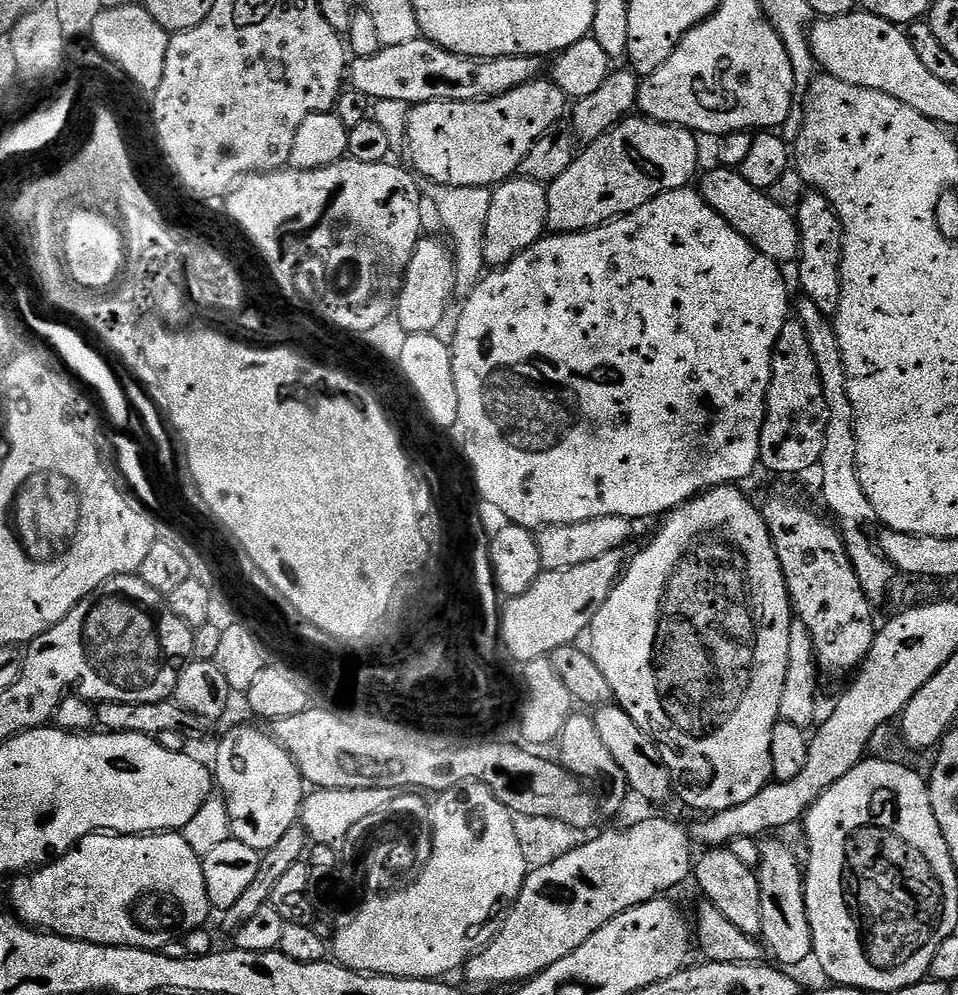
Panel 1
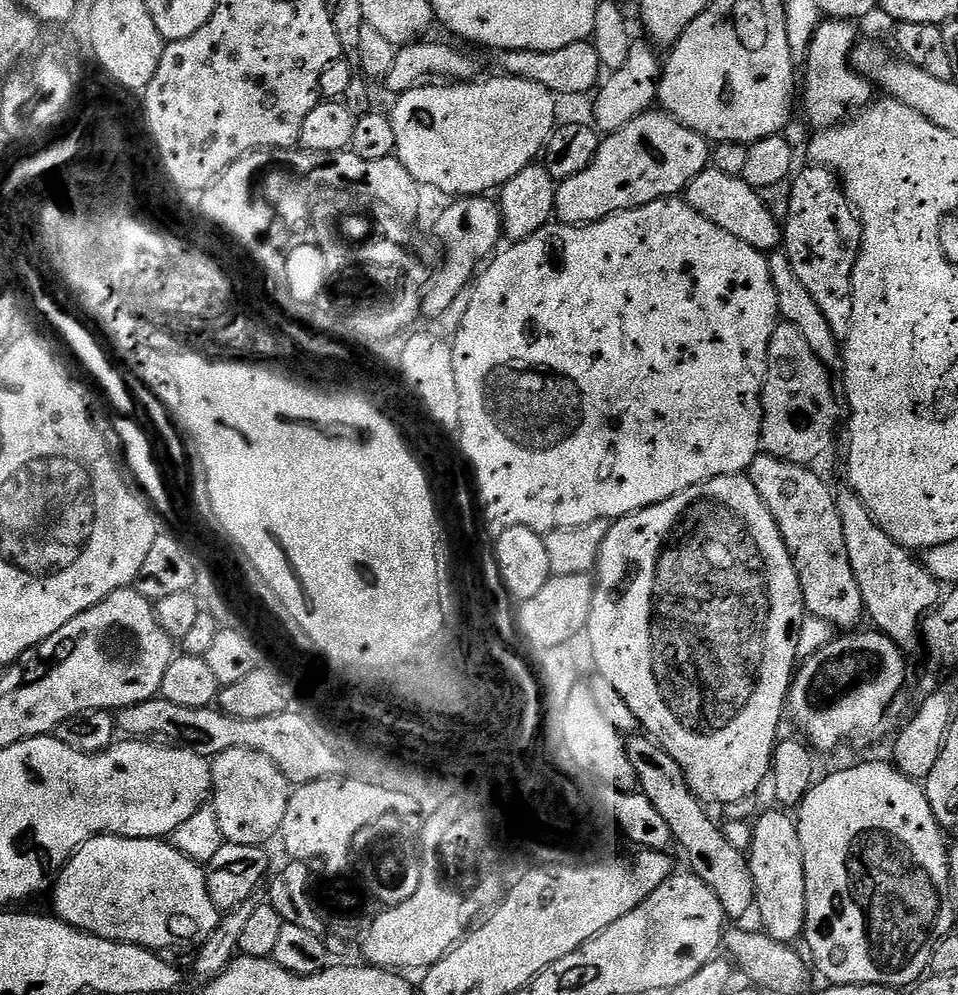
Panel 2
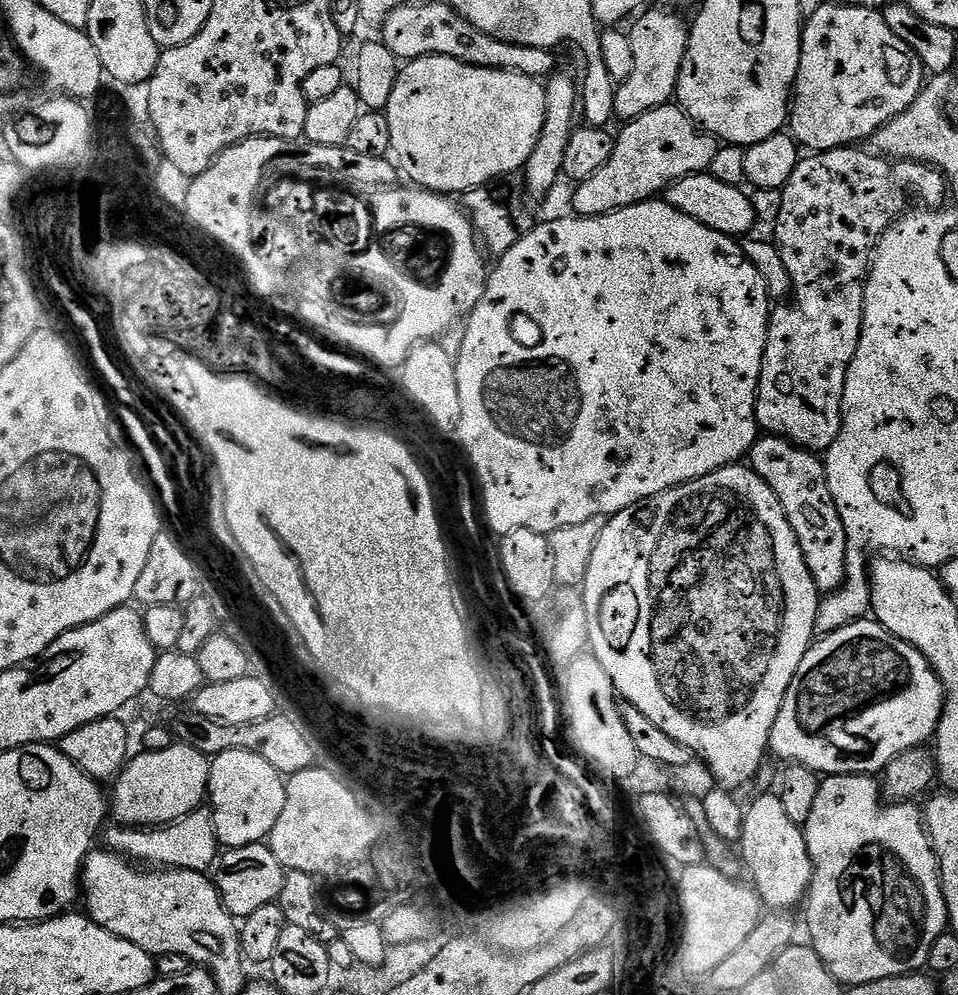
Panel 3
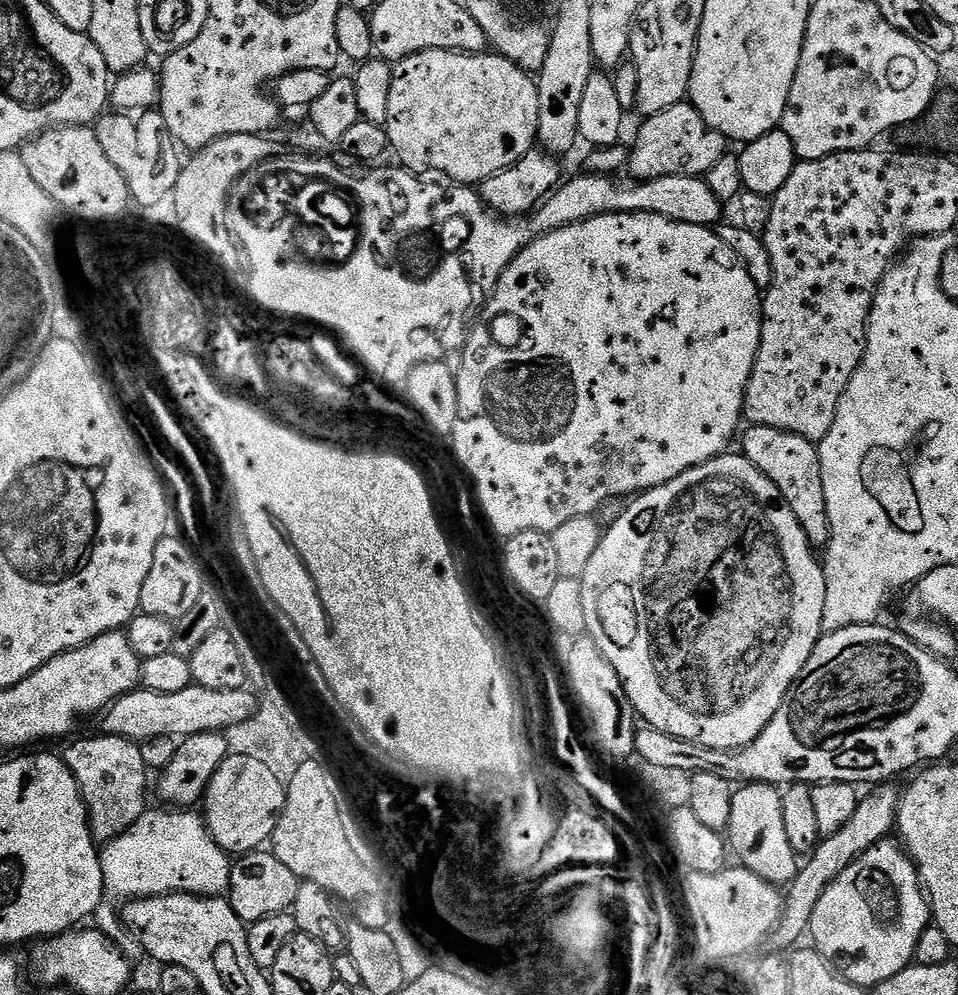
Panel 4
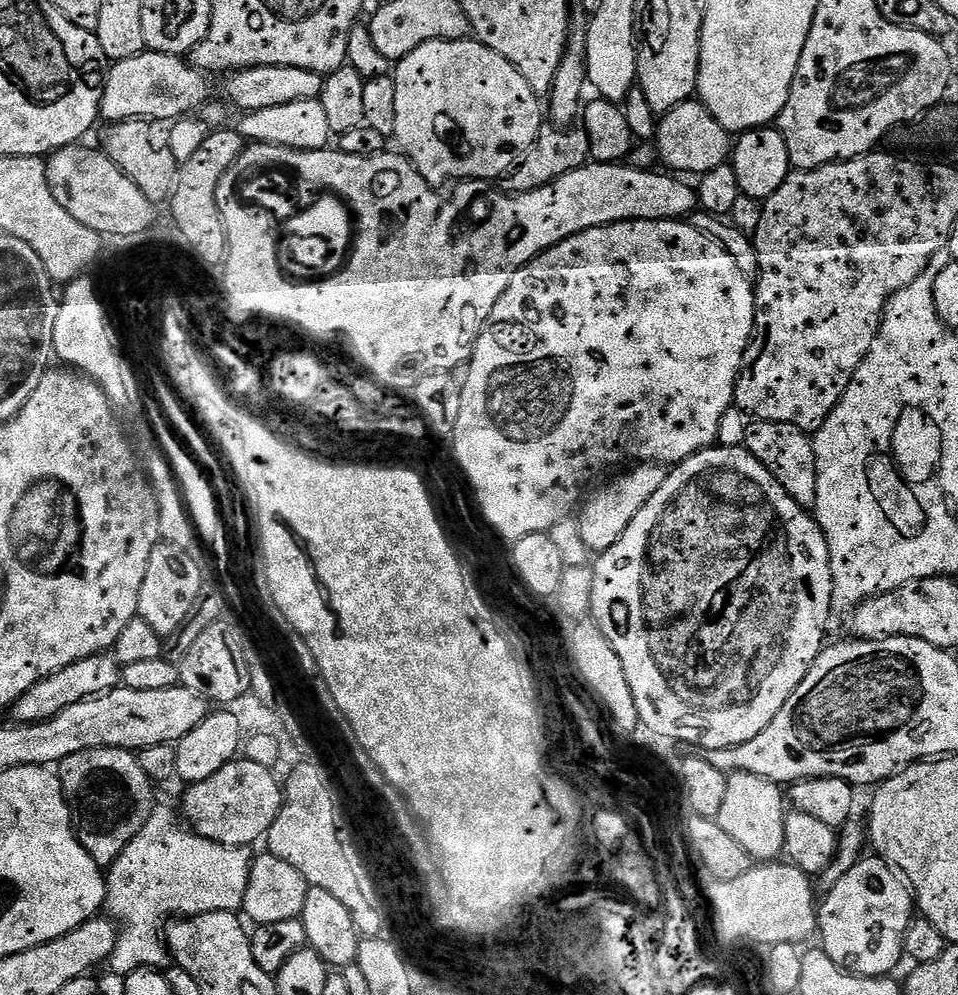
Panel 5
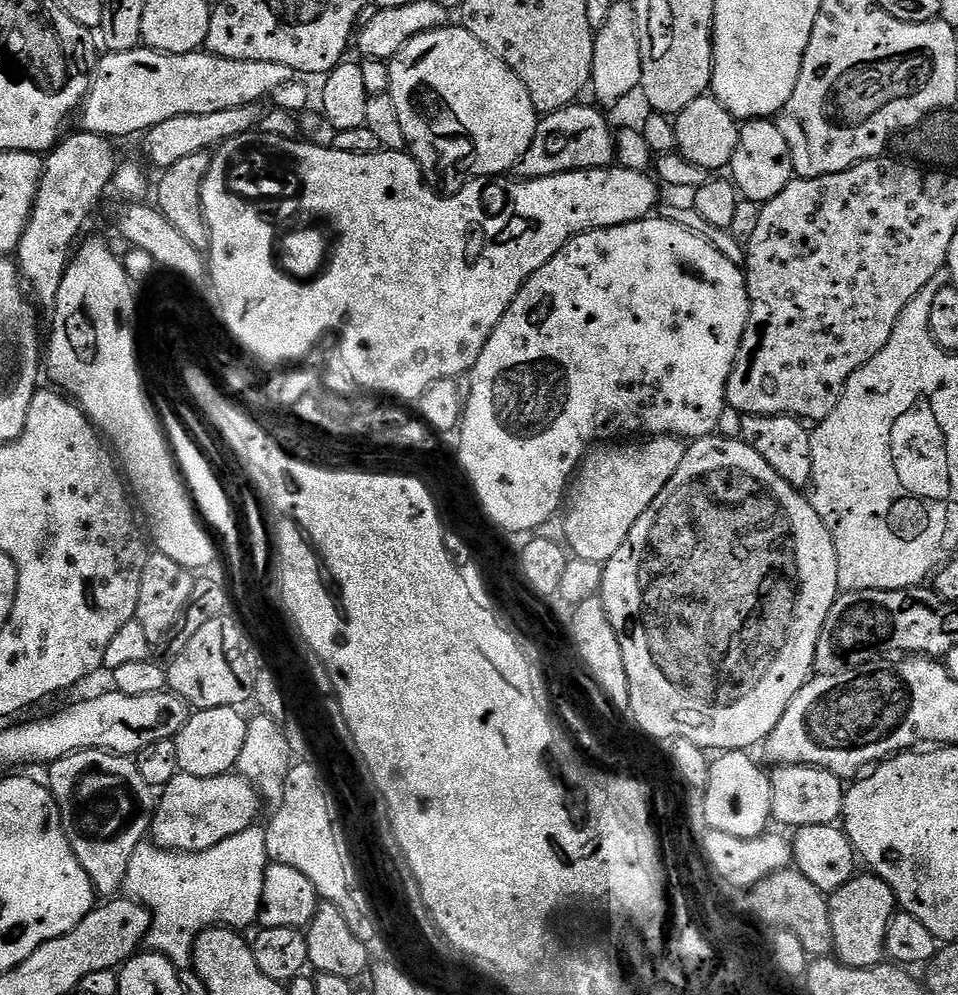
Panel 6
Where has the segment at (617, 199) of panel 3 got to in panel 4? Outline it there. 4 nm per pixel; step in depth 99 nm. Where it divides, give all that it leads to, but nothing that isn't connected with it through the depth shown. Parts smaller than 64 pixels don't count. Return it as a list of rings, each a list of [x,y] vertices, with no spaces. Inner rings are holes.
[[[691,102],[670,106],[662,114],[654,114],[643,121],[636,145],[631,145],[627,171],[639,182],[667,176],[703,177],[726,154],[726,141],[718,130],[710,128]]]

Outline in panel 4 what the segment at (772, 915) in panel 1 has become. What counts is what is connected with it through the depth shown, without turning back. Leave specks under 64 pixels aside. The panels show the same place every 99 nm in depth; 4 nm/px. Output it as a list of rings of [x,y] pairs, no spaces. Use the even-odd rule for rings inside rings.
[[[749,784],[737,787],[732,793],[730,822],[726,840],[743,867],[749,868],[768,884],[787,886],[796,877],[798,853],[790,846],[786,826],[782,819],[782,792],[770,784]]]

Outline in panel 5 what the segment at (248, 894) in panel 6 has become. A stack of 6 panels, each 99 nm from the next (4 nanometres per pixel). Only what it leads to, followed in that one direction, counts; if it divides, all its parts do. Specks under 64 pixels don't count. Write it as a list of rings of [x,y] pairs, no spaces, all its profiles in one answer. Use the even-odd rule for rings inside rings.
[[[164,802],[157,803],[146,826],[134,834],[134,842],[130,842],[107,869],[106,912],[118,925],[118,935],[106,964],[112,967],[117,978],[143,968],[164,970],[169,967],[170,953],[162,943],[161,933],[159,936],[156,931],[160,927],[161,931],[173,918],[211,912],[239,913],[244,907],[253,849],[231,848],[200,836],[185,823],[177,809],[176,812]]]

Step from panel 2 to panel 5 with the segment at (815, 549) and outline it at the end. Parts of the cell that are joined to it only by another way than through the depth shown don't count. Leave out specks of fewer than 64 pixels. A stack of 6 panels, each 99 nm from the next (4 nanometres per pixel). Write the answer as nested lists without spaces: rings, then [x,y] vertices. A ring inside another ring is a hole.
[[[753,419],[752,424],[744,432],[743,447],[748,449],[770,474],[774,474],[777,482],[798,502],[798,506],[809,510],[815,509],[818,498],[818,470],[816,455],[812,445],[813,437],[798,426],[790,426],[786,422],[766,422]]]

